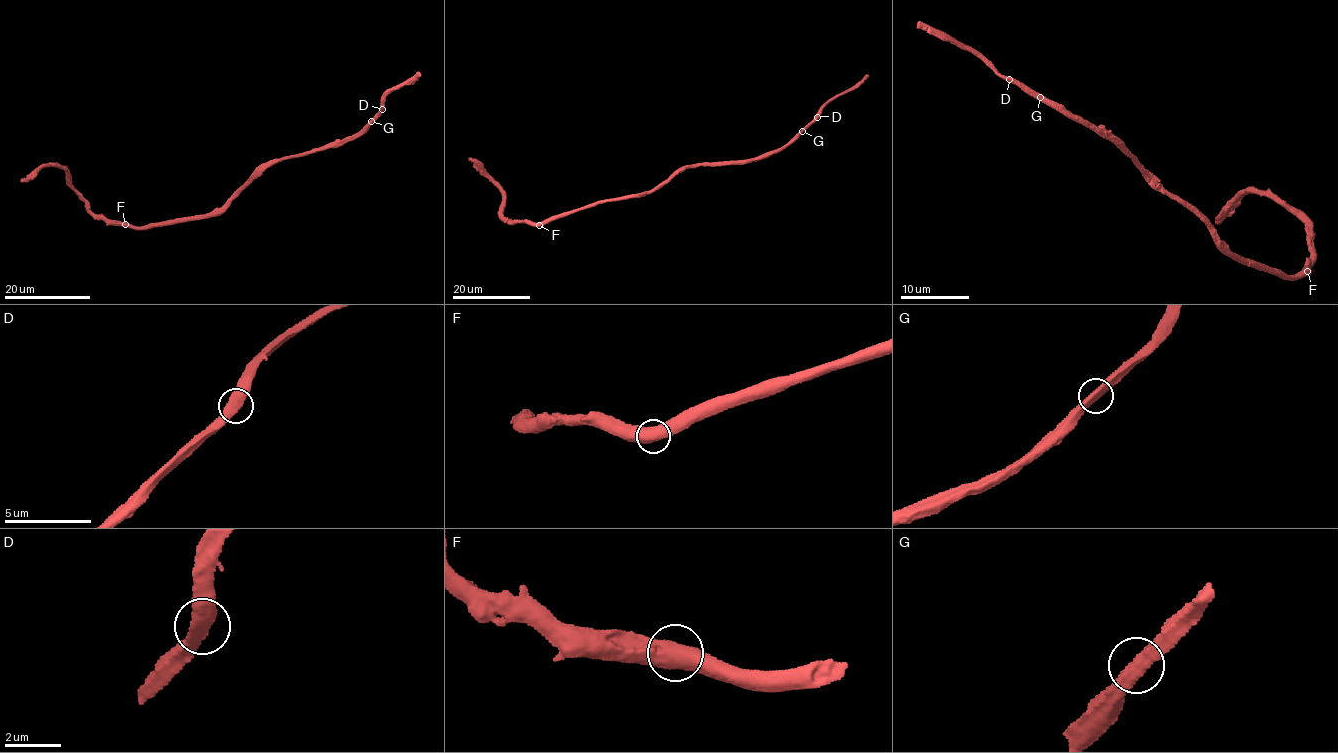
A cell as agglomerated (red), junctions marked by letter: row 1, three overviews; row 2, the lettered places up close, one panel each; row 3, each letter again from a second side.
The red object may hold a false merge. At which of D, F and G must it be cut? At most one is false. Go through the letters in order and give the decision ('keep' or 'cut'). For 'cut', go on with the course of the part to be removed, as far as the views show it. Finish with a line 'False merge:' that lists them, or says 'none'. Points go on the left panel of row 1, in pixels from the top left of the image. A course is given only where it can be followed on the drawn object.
D: keep
F: keep
G: keep
False merge: none

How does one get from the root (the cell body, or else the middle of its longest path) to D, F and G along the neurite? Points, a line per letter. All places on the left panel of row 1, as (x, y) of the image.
D: (237, 196), (255, 173), (264, 167), (355, 138), (382, 109)
F: (237, 196), (208, 214), (145, 227), (131, 227), (125, 223)
G: (237, 196), (255, 173), (264, 167), (353, 140), (371, 121)

